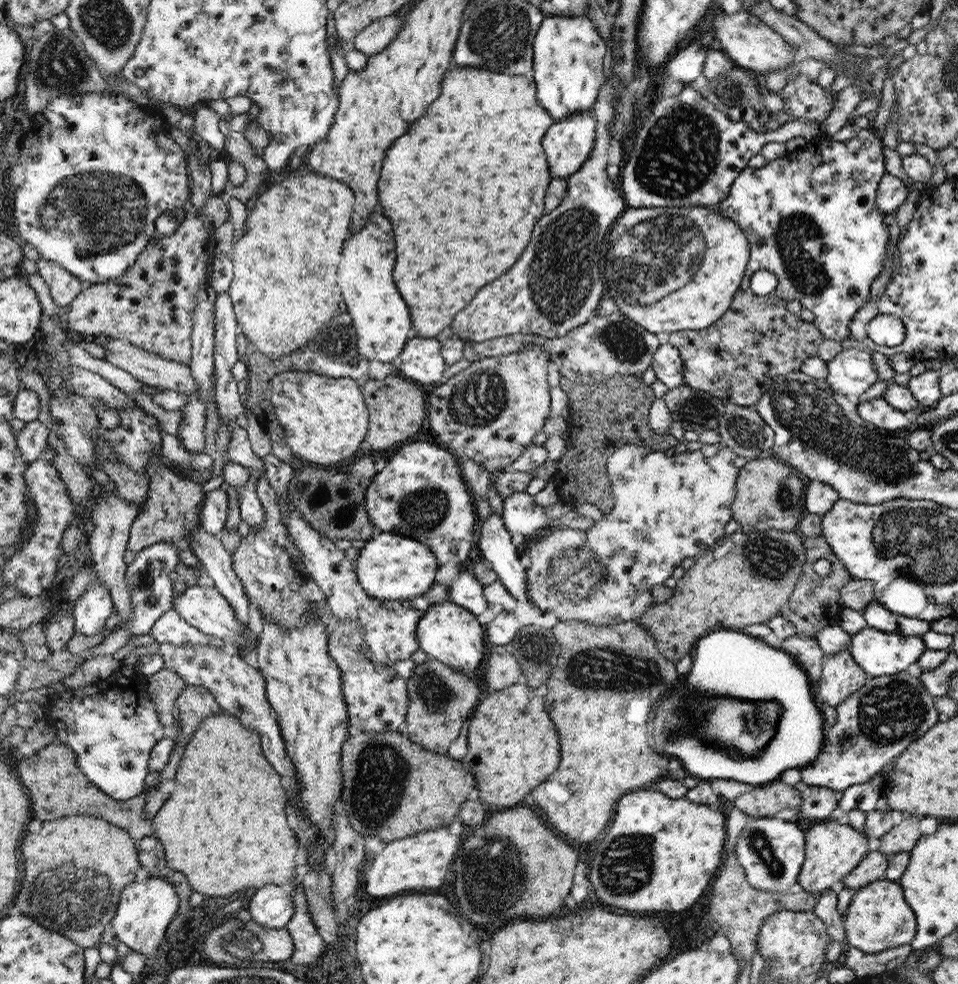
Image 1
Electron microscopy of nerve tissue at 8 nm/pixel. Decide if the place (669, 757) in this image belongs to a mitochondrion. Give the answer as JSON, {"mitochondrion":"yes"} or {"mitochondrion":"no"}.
{"mitochondrion":"no"}

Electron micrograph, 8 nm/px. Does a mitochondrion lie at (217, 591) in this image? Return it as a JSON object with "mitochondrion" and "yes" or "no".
{"mitochondrion":"no"}

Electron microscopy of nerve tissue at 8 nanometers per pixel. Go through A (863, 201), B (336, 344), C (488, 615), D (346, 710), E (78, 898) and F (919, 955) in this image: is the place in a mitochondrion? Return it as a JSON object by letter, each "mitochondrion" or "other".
{"A":"other","B":"mitochondrion","C":"other","D":"other","E":"mitochondrion","F":"other"}

